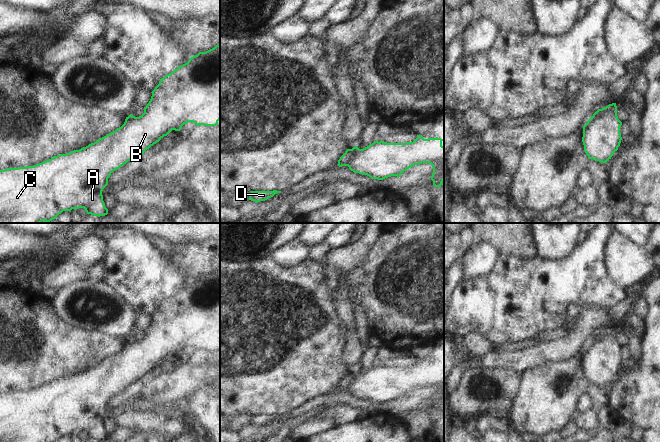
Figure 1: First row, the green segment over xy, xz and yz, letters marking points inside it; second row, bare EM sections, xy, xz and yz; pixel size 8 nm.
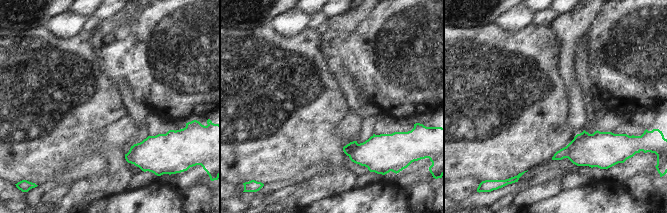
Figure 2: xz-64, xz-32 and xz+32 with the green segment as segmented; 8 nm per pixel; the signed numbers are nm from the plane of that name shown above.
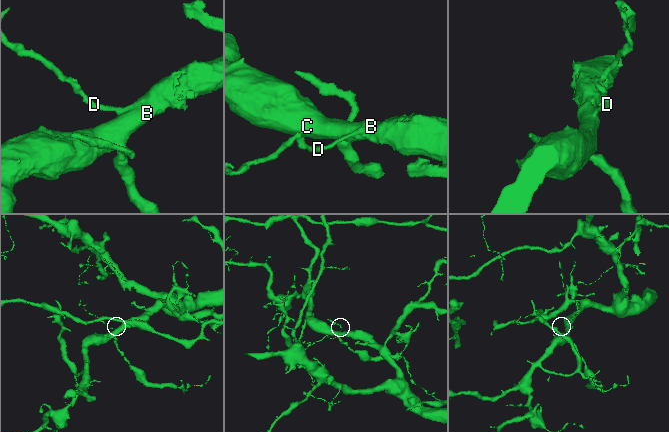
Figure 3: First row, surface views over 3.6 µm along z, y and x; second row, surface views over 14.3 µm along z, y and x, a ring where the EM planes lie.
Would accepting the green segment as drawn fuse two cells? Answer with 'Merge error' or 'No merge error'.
Merge error.

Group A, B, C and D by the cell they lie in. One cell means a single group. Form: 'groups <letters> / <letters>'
groups A B C / D

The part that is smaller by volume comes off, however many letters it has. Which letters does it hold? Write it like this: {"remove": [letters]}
{"remove": ["D"]}

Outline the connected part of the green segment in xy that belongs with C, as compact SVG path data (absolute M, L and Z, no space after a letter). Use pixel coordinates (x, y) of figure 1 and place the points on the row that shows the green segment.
M220 43L206 52L199 52L187 63L160 79L151 93L151 99L144 107L144 113L141 116L126 117L121 127L96 142L80 150L54 156L34 166L0 170L0 223L50 222L63 211L71 212L72 209L79 208L84 208L87 214L105 216L108 214L108 209L105 207L102 191L108 185L108 178L113 171L133 157L144 154L172 130L180 131L188 122L193 122L196 126L216 126L220 120Z

